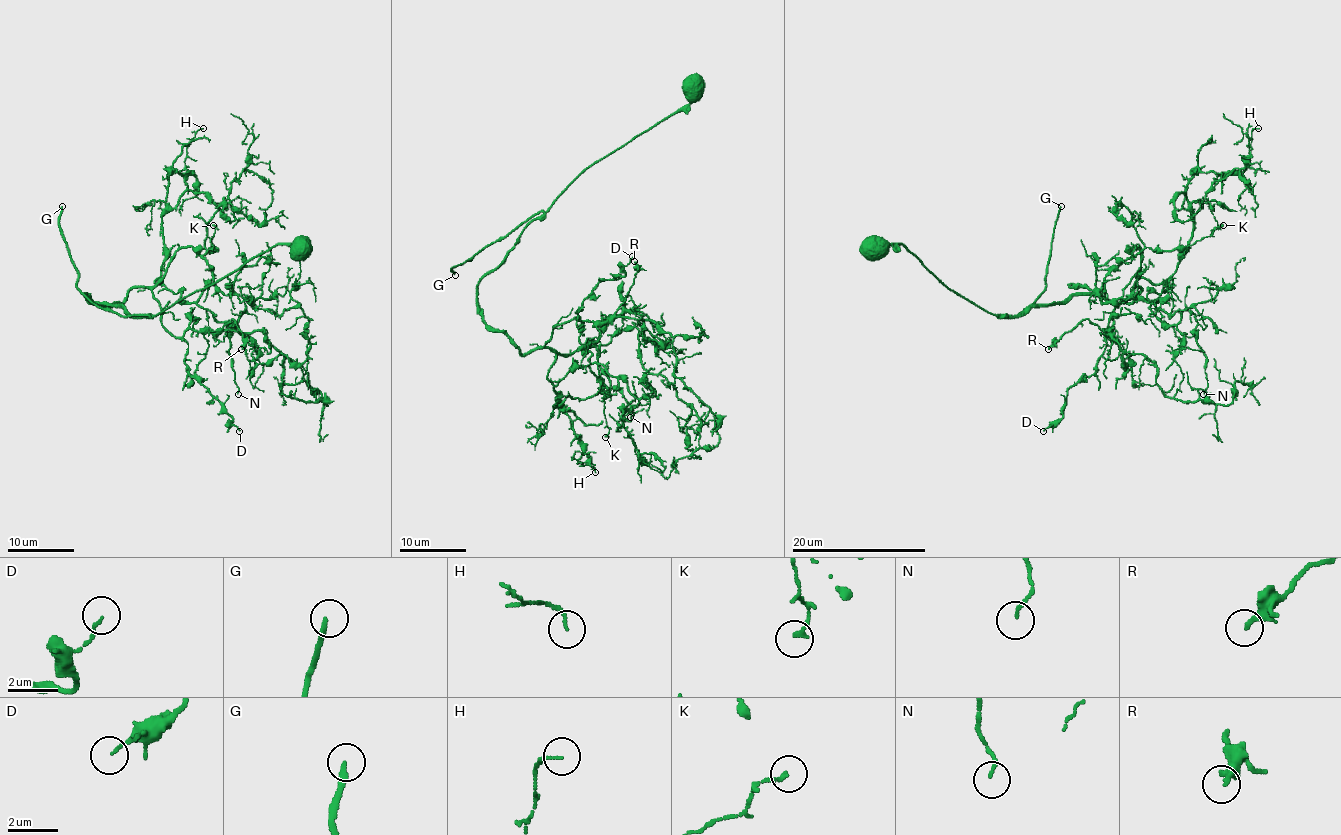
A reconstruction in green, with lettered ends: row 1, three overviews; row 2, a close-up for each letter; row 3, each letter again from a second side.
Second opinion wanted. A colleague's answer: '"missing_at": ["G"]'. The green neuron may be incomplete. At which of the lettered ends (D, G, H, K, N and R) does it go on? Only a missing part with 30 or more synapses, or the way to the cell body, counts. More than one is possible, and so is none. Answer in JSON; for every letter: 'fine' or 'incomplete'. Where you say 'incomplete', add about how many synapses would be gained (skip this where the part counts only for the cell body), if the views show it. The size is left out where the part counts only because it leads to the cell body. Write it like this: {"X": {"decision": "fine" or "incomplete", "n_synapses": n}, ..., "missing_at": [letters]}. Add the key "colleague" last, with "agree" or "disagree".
{"D": {"decision": "fine"}, "G": {"decision": "incomplete", "n_synapses": 110}, "H": {"decision": "fine"}, "K": {"decision": "fine"}, "N": {"decision": "fine"}, "R": {"decision": "fine"}, "missing_at": ["G"], "colleague": "agree"}

